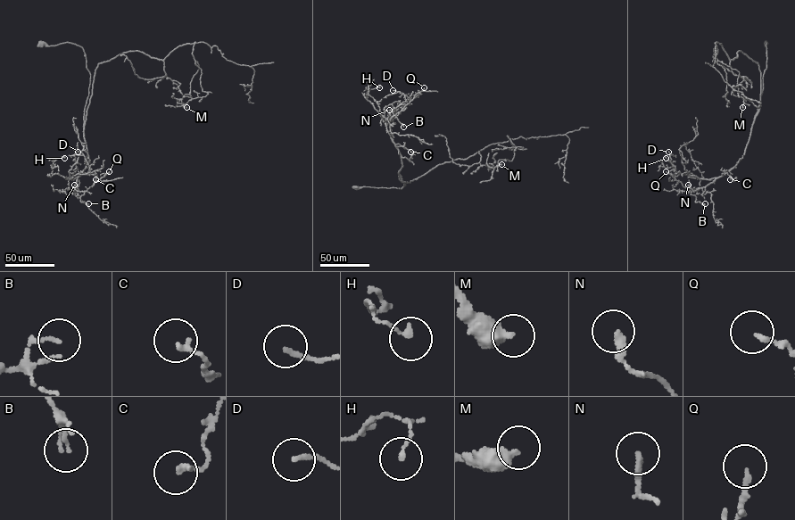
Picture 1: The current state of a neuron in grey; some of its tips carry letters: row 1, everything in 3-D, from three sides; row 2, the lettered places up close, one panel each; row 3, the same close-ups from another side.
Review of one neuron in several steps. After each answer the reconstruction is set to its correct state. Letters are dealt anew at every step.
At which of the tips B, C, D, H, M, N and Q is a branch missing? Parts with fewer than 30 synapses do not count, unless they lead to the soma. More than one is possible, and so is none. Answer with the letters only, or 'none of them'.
none of them

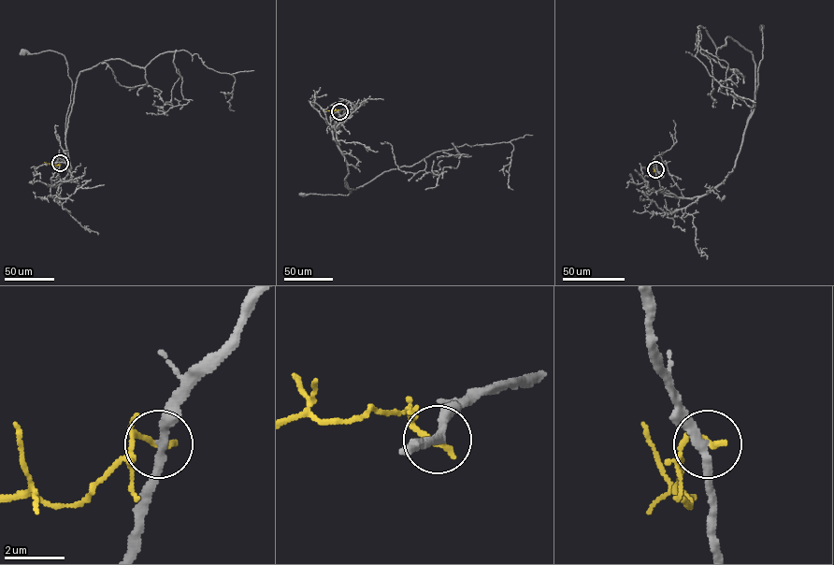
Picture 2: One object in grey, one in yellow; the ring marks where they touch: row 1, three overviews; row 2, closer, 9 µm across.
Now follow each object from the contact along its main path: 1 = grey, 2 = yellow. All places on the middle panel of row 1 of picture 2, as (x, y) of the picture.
1: (339, 110), (330, 117), (331, 125), (347, 163), (345, 183), (352, 192), (347, 195), (302, 194)
2: (339, 110), (323, 109)

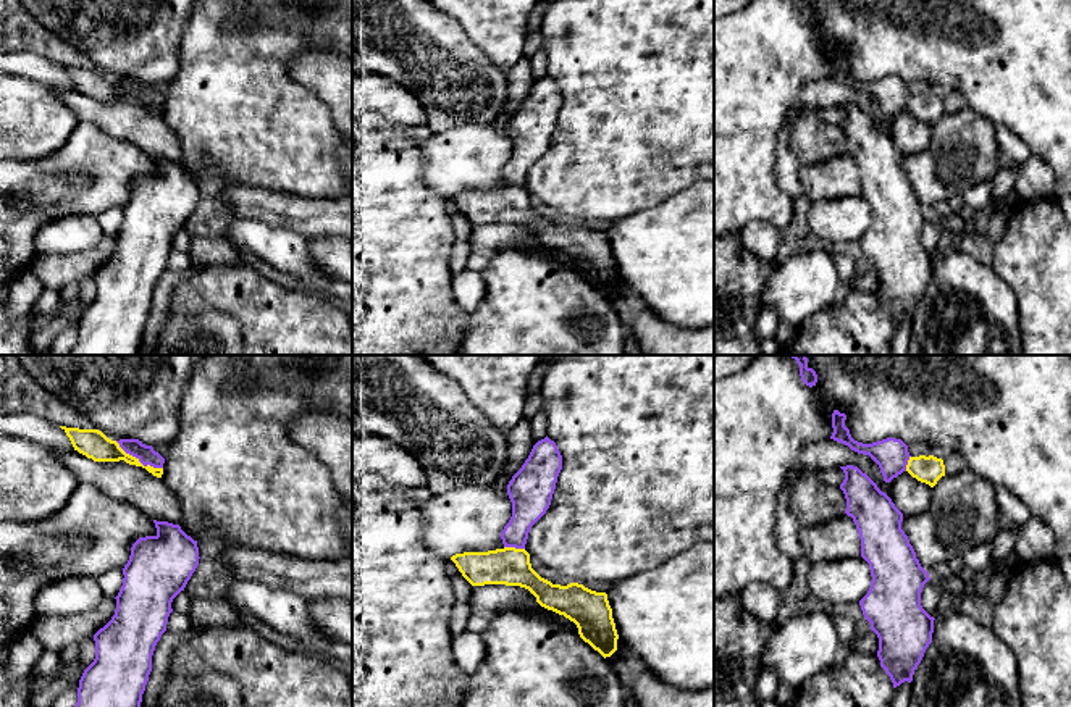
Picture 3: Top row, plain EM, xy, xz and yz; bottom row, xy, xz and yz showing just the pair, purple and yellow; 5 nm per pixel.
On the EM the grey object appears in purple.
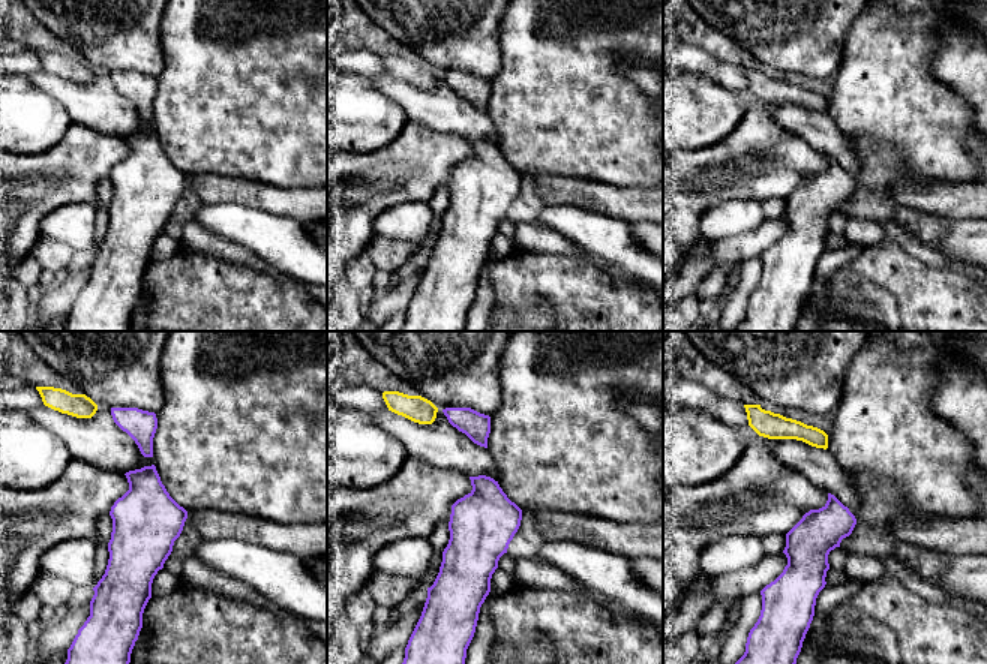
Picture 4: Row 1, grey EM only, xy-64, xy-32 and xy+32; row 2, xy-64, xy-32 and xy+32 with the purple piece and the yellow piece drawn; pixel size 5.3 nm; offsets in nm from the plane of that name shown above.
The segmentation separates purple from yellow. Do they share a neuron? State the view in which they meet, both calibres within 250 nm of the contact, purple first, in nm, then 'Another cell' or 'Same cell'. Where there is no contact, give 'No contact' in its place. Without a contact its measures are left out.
Touches purple in xy. Thickness 90 nm (purple) against 150 nm. Another cell

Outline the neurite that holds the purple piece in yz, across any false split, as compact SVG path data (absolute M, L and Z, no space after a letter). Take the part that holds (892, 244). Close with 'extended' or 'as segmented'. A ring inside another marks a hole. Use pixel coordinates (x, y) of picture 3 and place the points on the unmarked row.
M840 105L845 118L840 128L846 137L845 152L853 157L859 178L861 195L871 207L871 226L859 239L864 257L879 276L877 295L880 305L890 315L893 326L913 320L914 308L921 302L926 287L932 281L934 255L921 244L921 231L930 218L921 205L908 174L901 168L903 152L892 137L858 105Z; as segmented

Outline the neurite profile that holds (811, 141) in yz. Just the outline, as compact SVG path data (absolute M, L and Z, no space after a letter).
M806 108L793 119L788 144L800 165L830 160L846 149L846 137L840 124L824 123L819 111L821 108Z

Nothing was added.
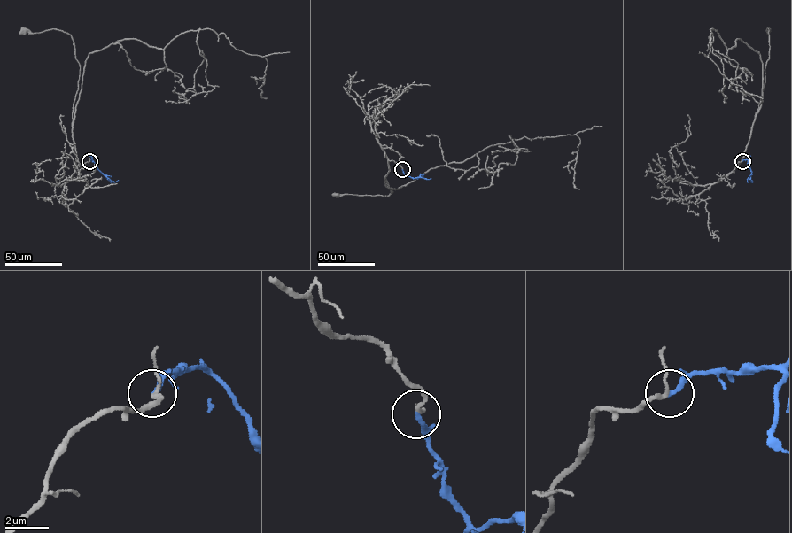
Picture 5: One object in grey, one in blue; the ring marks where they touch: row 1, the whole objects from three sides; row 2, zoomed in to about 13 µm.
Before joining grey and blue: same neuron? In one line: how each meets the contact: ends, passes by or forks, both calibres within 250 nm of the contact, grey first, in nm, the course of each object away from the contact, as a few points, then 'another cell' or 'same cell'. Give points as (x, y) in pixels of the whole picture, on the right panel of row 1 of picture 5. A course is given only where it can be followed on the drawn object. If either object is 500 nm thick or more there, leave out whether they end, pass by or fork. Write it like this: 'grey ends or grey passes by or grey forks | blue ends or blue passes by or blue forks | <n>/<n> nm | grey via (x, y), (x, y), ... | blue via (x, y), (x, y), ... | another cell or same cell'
grey passes by | blue ends | 160/220 nm | grey via (741, 161), (738, 162), (733, 172), (743, 157), (761, 99), (765, 65), (769, 57), (767, 31) | blue via (742, 161), (748, 160), (751, 180) | same cell

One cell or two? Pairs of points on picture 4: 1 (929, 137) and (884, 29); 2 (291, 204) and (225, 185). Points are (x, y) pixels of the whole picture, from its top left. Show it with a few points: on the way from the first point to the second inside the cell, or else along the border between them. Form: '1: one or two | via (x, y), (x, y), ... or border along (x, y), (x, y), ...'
1: one | via (912, 110), (887, 84), (887, 56)
2: one | via (275, 200), (242, 191)

